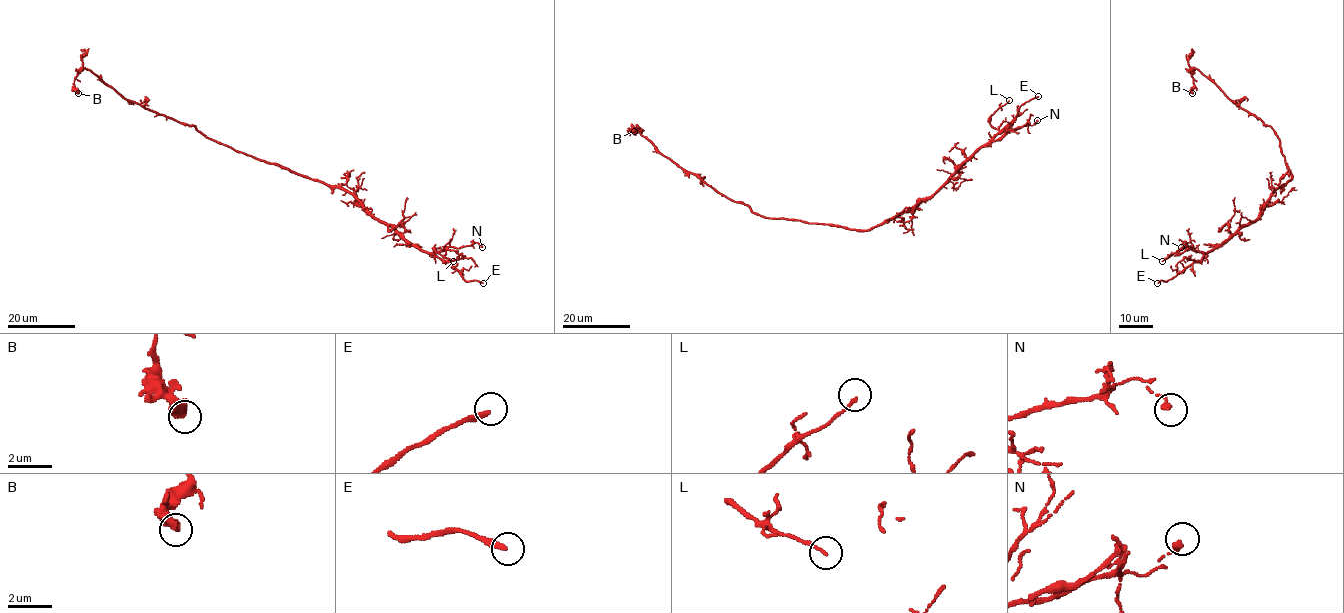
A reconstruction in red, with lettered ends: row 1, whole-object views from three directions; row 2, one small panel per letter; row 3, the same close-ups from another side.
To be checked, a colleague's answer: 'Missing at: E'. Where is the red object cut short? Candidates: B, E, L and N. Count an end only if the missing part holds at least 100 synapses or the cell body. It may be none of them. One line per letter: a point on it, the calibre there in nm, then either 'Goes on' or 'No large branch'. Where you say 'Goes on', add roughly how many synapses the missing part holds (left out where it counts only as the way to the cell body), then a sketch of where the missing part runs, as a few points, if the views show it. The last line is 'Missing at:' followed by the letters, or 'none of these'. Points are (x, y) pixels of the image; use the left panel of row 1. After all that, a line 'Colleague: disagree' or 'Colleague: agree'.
B: Place: (78, 93). Thickness 480 nm. No large branch
E: Place: (483, 283). Thickness 240 nm. Goes on
L: Place: (453, 261). Thickness 120 nm. No large branch
N: Place: (482, 247). Thickness 220 nm. No large branch
Missing at: E
Colleague: agree

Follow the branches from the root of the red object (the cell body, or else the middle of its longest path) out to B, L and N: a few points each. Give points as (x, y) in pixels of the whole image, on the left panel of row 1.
B: (282, 166), (236, 152), (204, 137), (193, 126), (129, 103), (89, 69), (82, 69), (74, 80), (78, 93)
L: (282, 166), (343, 189), (407, 241), (427, 252), (439, 252), (442, 249), (434, 248), (453, 261)
N: (282, 166), (349, 193), (375, 217), (427, 252), (439, 252), (451, 246), (460, 248), (476, 242), (482, 247)

